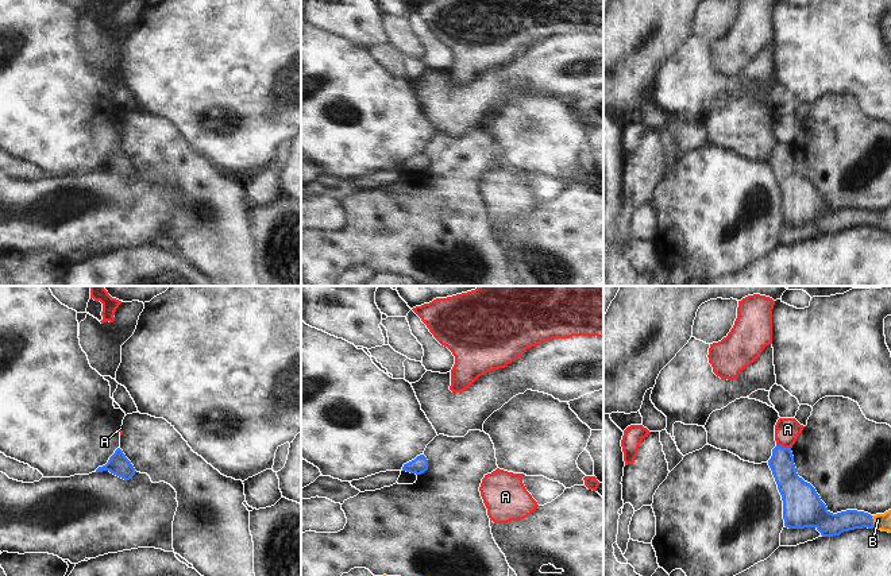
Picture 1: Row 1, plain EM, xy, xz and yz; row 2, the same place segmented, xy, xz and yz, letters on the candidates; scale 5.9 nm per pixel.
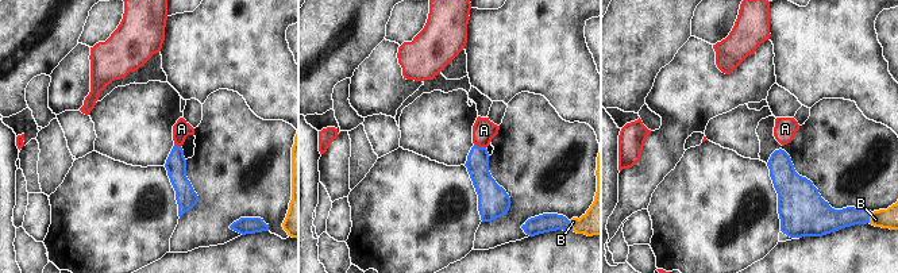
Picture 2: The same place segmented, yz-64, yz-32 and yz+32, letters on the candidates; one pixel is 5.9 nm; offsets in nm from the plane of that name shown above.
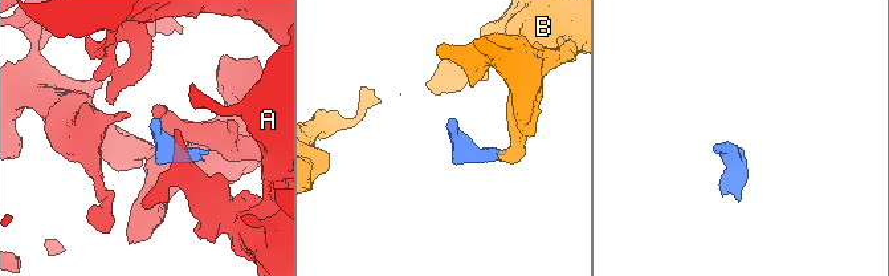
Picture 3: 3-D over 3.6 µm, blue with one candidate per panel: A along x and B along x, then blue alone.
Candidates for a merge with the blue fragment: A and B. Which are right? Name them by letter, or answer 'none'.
B.

